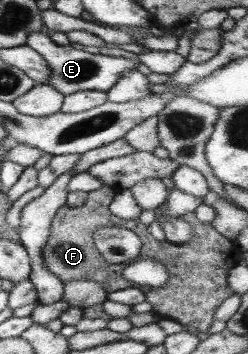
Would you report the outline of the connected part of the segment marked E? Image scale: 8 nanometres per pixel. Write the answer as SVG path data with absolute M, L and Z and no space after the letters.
M42 31L29 33L25 44L37 51L51 69L51 76L46 84L51 85L65 96L82 90L106 92L129 69L133 69L133 67L137 69L141 63L138 57L130 59L110 57L96 54L90 50L78 49L70 44L63 46L54 43L50 36Z

